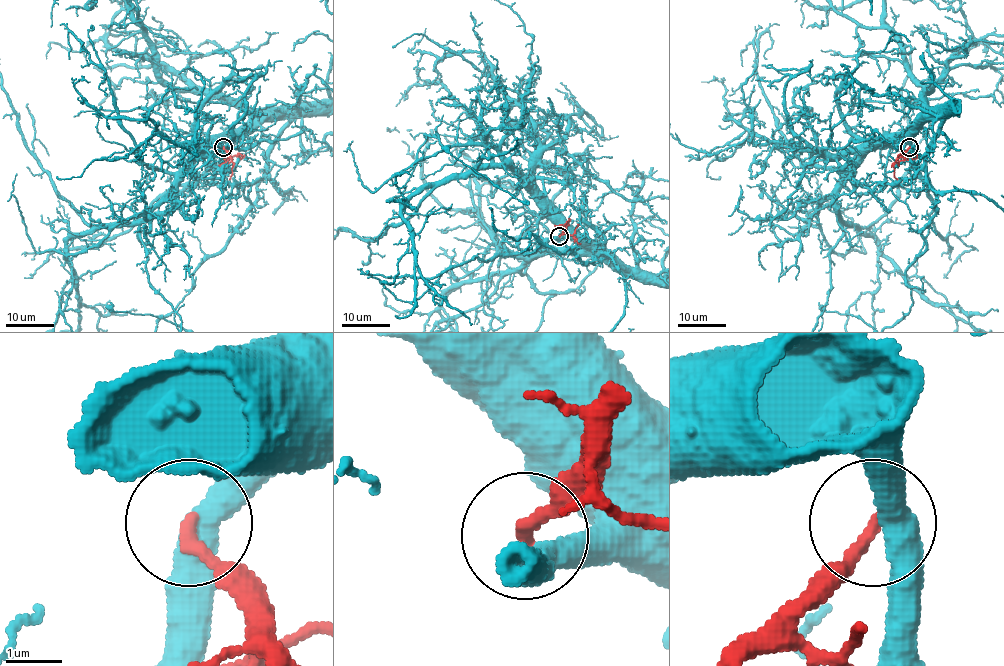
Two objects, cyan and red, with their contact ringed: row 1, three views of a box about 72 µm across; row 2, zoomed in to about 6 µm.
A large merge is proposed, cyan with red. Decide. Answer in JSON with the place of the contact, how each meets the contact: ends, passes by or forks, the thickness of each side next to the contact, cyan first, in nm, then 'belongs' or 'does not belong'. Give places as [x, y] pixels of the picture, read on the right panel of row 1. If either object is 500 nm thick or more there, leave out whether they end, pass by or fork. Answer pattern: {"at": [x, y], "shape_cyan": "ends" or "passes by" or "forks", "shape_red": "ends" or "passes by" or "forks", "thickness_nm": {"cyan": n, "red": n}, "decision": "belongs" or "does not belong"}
{"at": [909, 147], "shape_cyan": "passes by", "shape_red": "ends", "thickness_nm": {"cyan": 460, "red": 240}, "decision": "belongs"}

